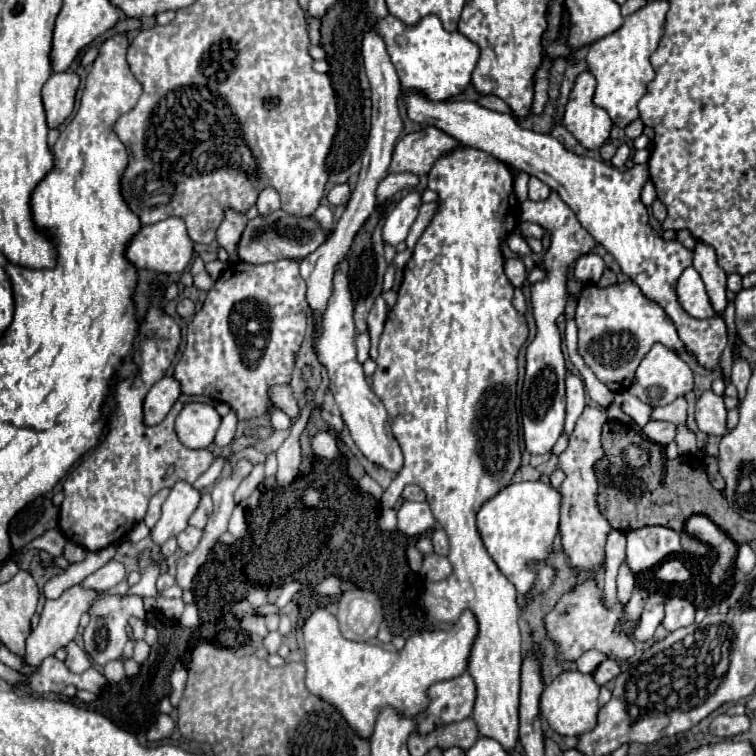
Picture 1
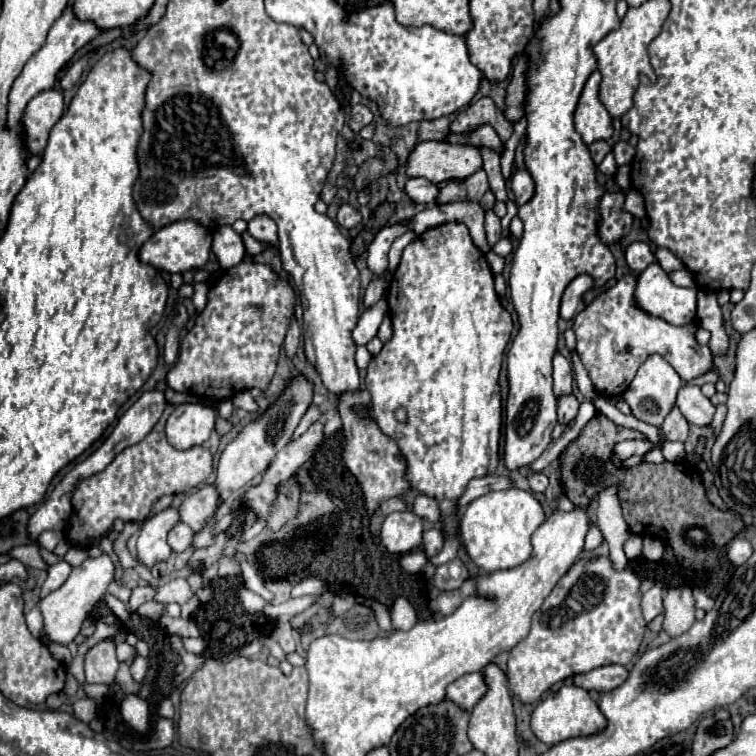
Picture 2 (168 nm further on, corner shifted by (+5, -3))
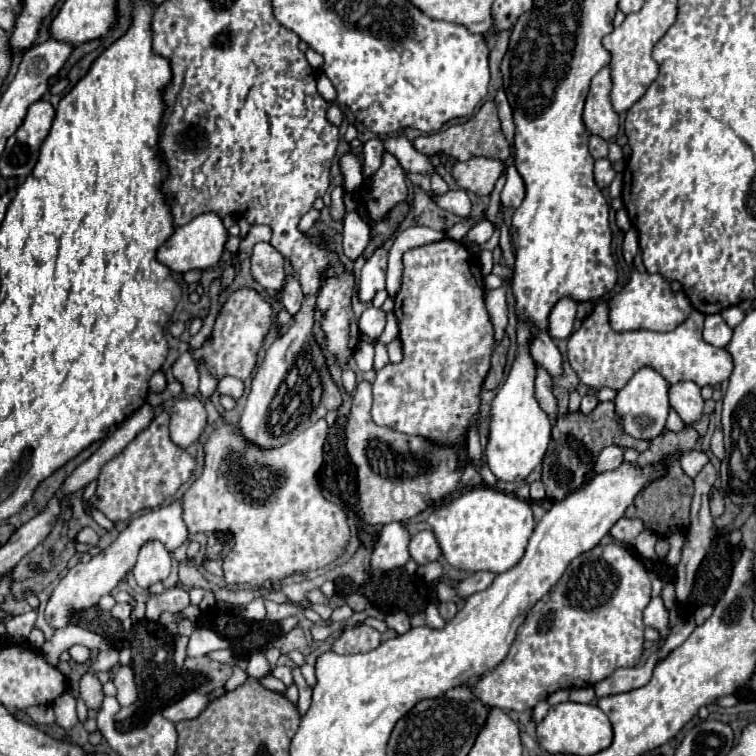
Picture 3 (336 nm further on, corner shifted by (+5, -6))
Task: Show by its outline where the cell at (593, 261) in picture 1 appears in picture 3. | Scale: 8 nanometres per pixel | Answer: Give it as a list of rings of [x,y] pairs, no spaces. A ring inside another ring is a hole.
[[[561,298],[549,314],[549,334],[557,340],[569,338],[575,324],[575,312],[577,302],[573,298]]]

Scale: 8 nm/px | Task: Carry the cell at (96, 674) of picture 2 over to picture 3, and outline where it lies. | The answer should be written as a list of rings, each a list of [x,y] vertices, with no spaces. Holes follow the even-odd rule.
[[[87,672],[81,678],[81,698],[85,700],[89,710],[99,710],[103,702],[103,684],[93,672]]]

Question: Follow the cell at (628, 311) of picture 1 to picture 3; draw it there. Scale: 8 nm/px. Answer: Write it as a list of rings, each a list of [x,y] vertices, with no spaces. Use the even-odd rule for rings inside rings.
[[[599,302],[591,316],[583,320],[579,330],[575,330],[569,336],[567,356],[579,380],[593,390],[601,390],[605,386],[611,390],[621,390],[643,366],[655,368],[669,384],[693,380],[697,386],[713,386],[731,376],[733,362],[727,350],[703,342],[701,338],[703,320],[705,316],[701,312],[693,312],[687,318],[687,322],[675,328],[675,332],[651,330],[615,332],[609,324],[609,306],[605,302]]]

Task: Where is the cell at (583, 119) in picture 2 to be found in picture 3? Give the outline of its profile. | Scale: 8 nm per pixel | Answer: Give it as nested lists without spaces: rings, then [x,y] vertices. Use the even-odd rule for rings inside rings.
[[[605,66],[591,80],[591,90],[583,110],[585,128],[591,134],[601,136],[605,140],[611,140],[619,130],[619,116],[611,106],[609,90],[611,90],[611,78],[609,78],[609,68]]]

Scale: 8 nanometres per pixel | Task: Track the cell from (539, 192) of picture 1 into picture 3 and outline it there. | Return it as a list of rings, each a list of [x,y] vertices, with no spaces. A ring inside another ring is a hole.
[[[509,166],[507,168],[507,182],[505,182],[505,188],[501,192],[501,202],[507,208],[519,208],[519,204],[523,202],[523,198],[525,198],[523,178],[519,176],[519,172],[517,172],[515,166]]]

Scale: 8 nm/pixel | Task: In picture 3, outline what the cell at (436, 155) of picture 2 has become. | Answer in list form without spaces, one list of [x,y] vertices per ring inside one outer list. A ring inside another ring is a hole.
[[[471,158],[467,162],[455,162],[451,174],[455,182],[479,196],[489,196],[497,178],[503,172],[503,162],[491,158]]]

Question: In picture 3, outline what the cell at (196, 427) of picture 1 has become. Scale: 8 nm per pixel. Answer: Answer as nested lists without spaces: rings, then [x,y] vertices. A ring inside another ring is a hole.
[[[179,398],[171,410],[169,432],[179,448],[187,448],[199,440],[207,426],[207,410],[199,398]]]

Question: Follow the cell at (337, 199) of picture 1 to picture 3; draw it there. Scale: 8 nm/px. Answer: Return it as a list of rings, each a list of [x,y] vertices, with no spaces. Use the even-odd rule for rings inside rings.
[[[345,194],[345,220],[343,220],[343,252],[349,260],[357,260],[369,242],[369,224],[359,216],[355,194]]]

